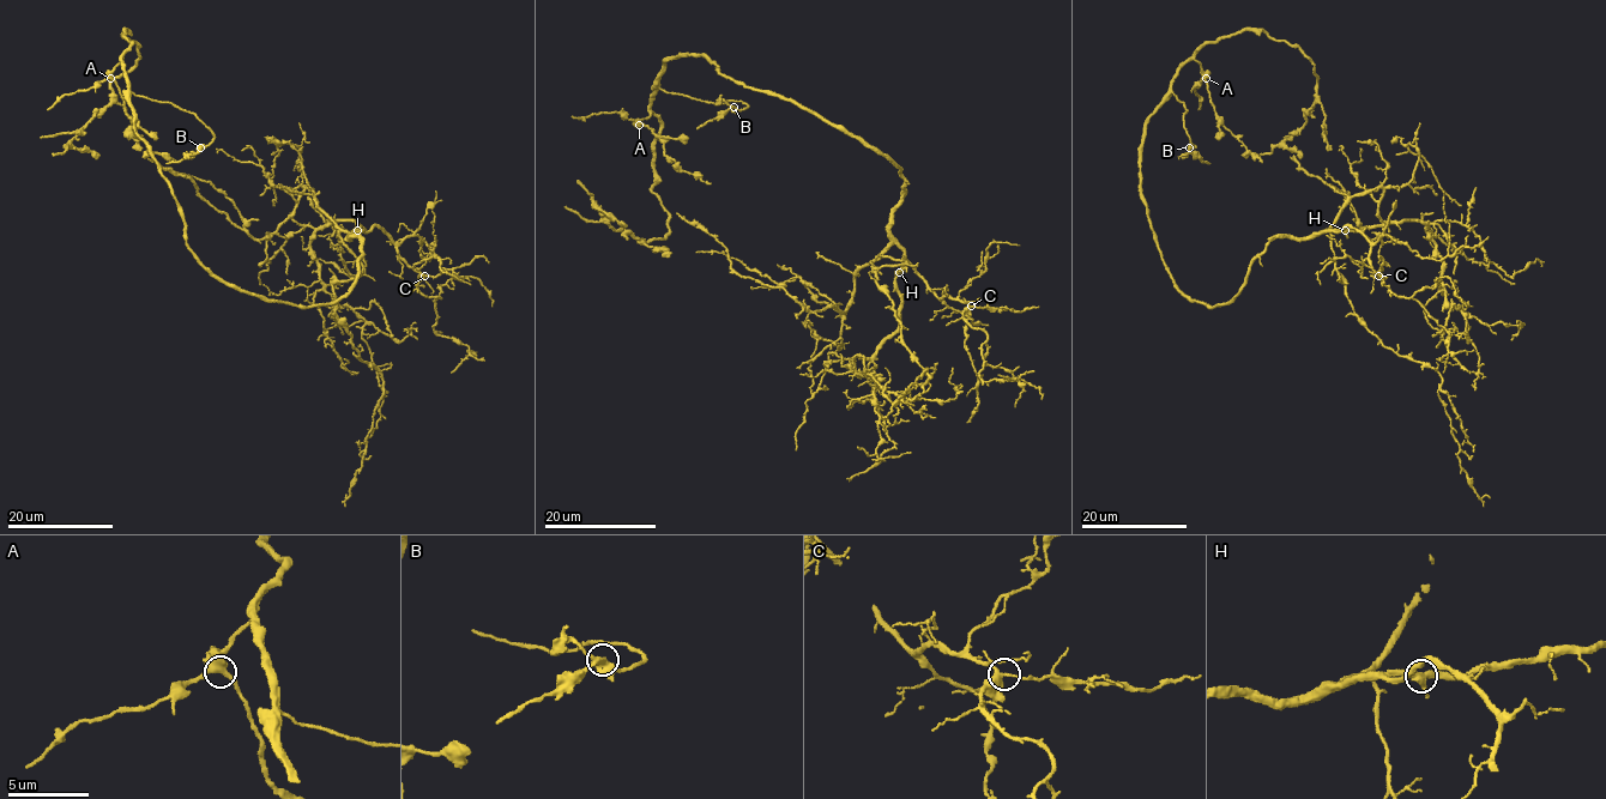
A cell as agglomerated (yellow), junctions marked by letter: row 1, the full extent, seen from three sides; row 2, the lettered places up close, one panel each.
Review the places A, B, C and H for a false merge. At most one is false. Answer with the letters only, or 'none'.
none

